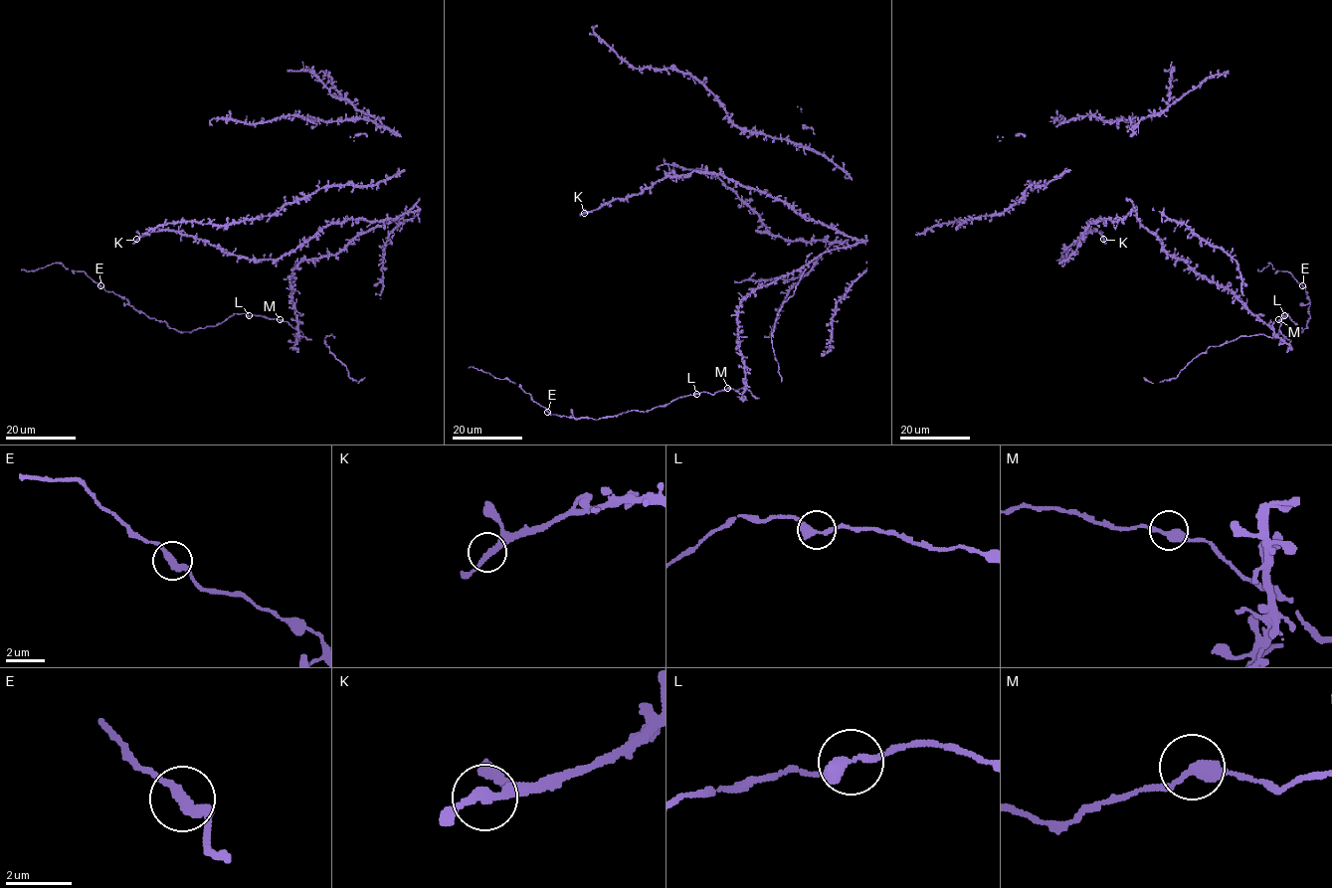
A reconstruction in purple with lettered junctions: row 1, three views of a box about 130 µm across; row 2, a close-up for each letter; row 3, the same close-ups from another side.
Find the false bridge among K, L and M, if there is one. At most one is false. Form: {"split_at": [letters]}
{"split_at": []}

